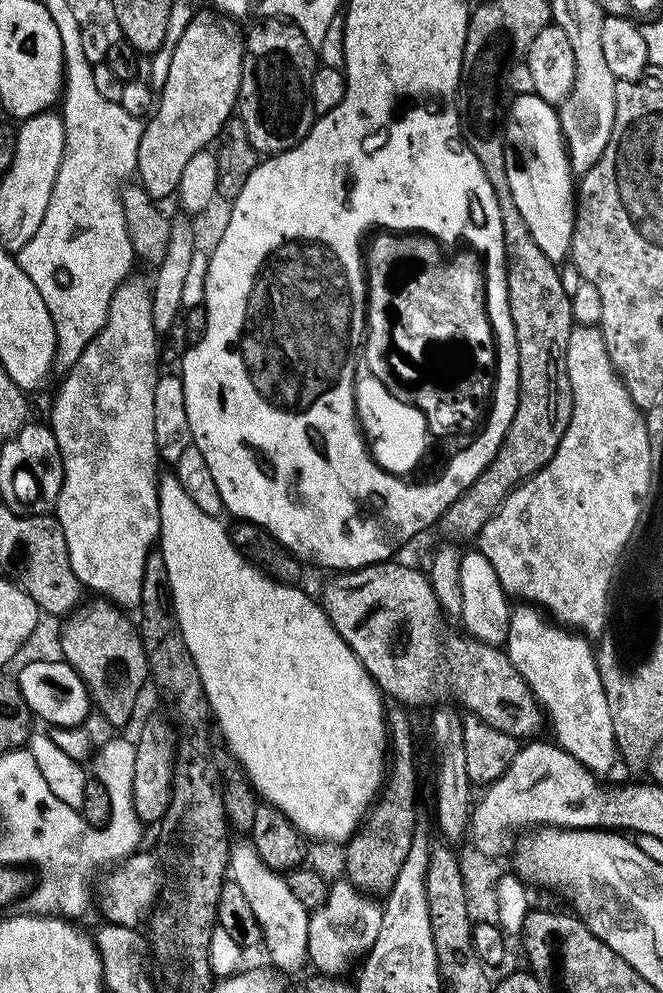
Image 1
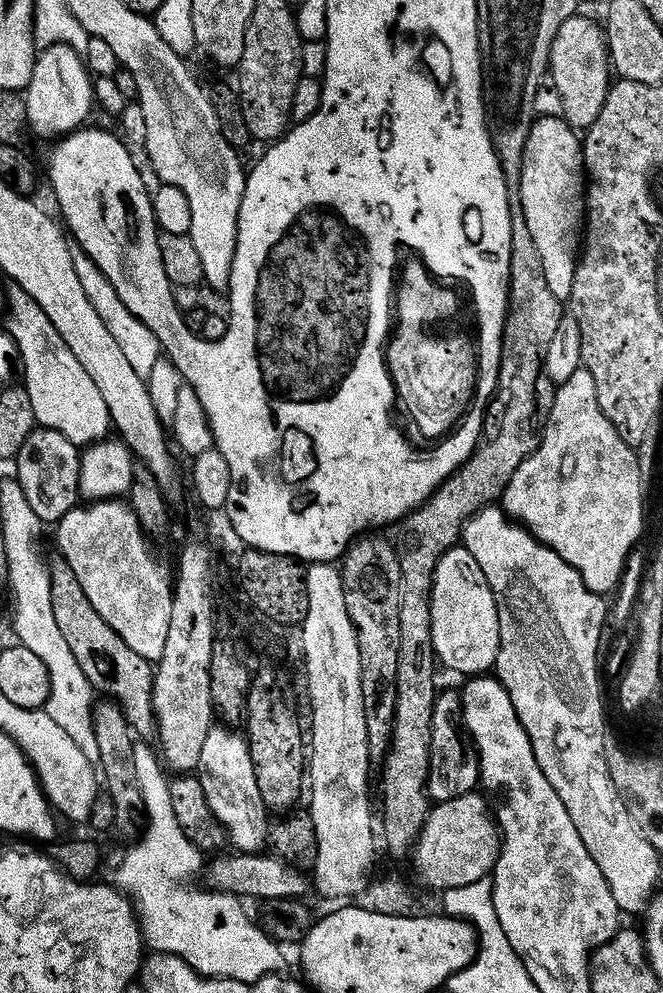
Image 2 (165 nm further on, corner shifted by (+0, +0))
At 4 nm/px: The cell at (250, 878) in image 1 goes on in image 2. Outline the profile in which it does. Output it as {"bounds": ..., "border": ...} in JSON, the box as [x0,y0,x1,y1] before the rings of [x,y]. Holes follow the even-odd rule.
{"bounds":[198,726,270,854],"border":[[[214,726],[206,734],[198,779],[214,818],[218,818],[230,844],[236,847],[233,849],[244,854],[256,854],[263,849],[260,847],[268,844],[270,813],[264,807],[262,794],[258,794],[258,782],[254,778],[247,739],[236,732],[239,731],[228,726]]]}

